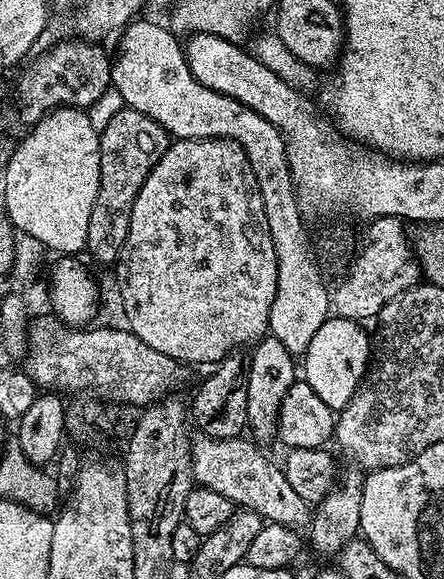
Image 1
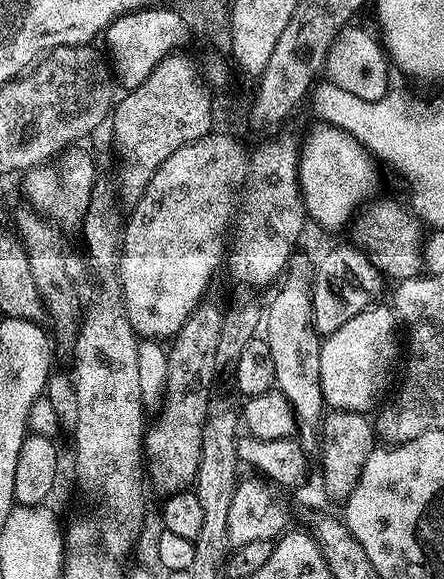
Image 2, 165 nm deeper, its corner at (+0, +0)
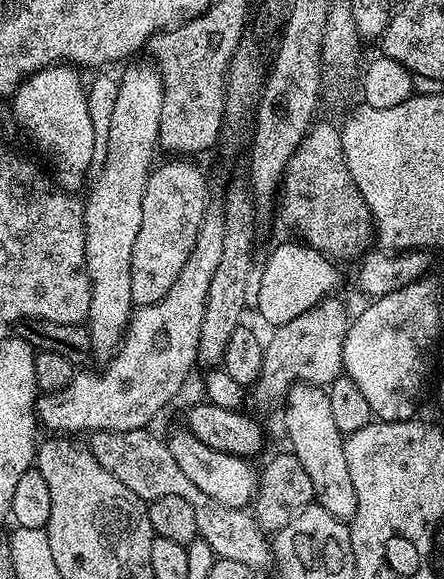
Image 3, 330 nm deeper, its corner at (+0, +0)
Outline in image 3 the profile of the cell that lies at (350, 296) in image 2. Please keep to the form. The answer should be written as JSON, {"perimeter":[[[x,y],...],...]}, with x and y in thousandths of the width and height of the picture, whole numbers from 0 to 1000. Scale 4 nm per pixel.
{"perimeter":[[[755,515],[716,520],[703,532],[662,549],[658,556],[624,565],[615,580],[595,594],[590,639],[579,653],[572,675],[613,698],[637,693],[660,663],[707,663],[736,667],[755,660],[775,639],[770,604],[779,591],[788,539],[773,532]]]}

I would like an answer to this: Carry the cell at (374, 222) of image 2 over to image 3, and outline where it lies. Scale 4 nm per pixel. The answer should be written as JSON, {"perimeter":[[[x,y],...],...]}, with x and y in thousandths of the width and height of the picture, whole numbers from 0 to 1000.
{"perimeter":[[[712,211],[687,230],[640,294],[640,316],[626,339],[626,373],[628,366],[682,420],[741,446],[809,444],[831,427],[829,408],[833,415],[842,401],[838,373],[788,307],[759,216]]]}

